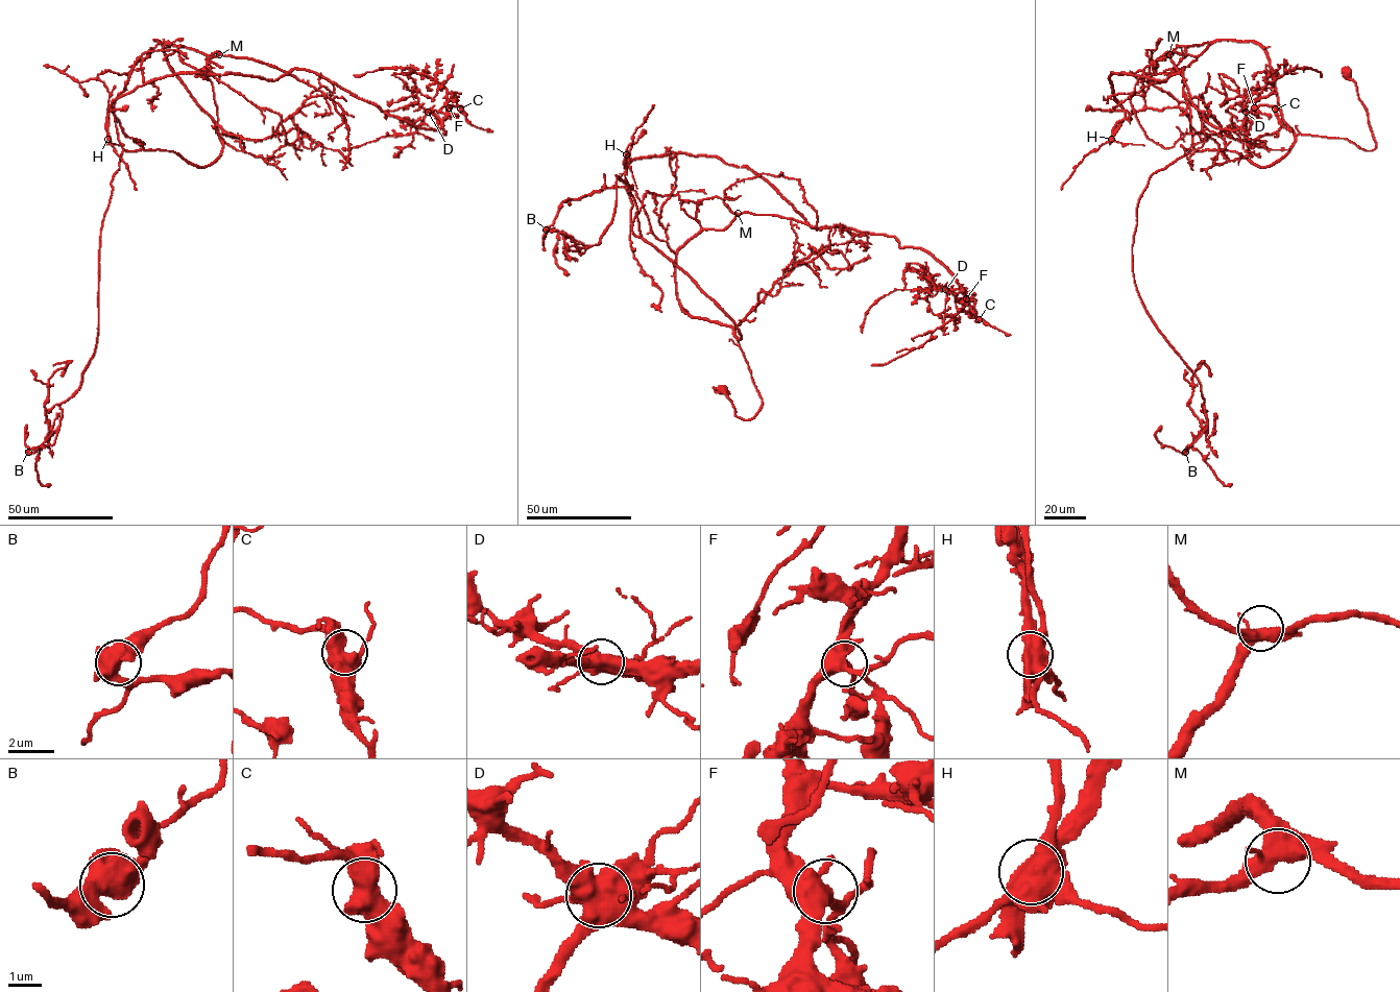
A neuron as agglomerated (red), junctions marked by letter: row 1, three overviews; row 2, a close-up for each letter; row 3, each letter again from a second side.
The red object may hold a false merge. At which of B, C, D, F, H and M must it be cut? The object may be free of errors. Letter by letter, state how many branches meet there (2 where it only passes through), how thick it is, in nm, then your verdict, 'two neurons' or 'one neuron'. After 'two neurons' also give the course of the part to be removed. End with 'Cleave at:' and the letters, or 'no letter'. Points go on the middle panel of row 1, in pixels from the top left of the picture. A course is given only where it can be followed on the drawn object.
B: 4 branches meet; 500 nm thick; one neuron
C: 3 branches meet; 600 nm thick; one neuron
D: 4 branches meet; 500 nm thick; one neuron
F: 4 branches meet; 440 nm thick; one neuron
H: 4 branches meet; 600 nm thick; two neurons; foreign part runs (626, 154), (626, 168), (716, 155), (764, 177), (813, 227), (930, 252), (965, 306), (918, 347), (871, 365)
M: 4 branches meet; 480 nm thick; one neuron
Cleave at: H

